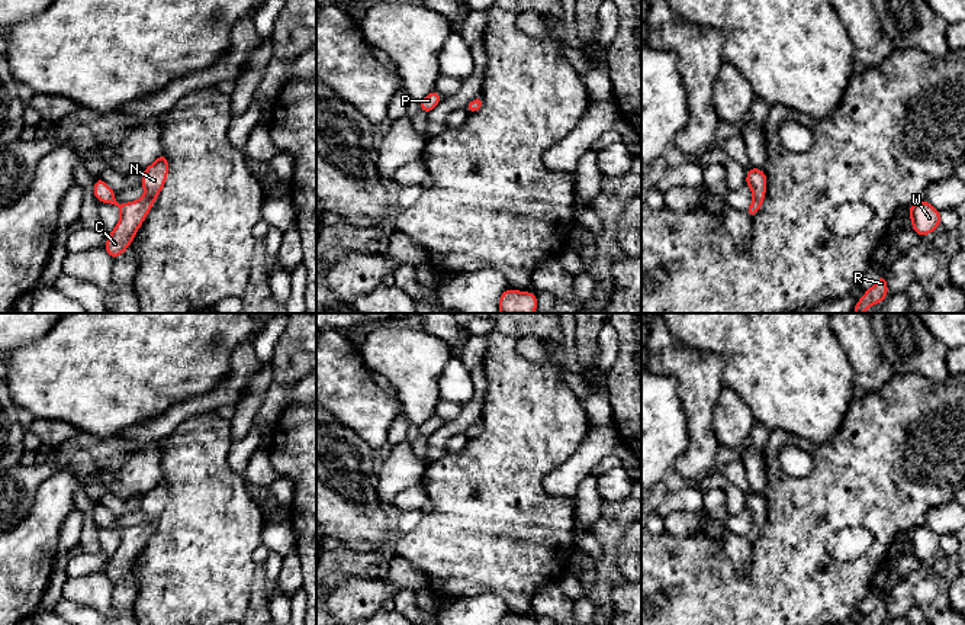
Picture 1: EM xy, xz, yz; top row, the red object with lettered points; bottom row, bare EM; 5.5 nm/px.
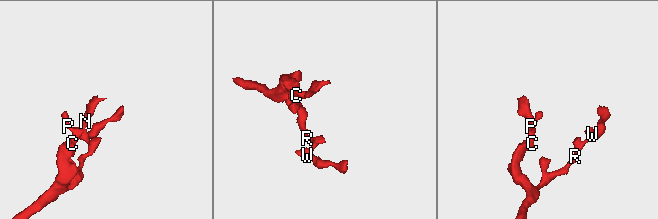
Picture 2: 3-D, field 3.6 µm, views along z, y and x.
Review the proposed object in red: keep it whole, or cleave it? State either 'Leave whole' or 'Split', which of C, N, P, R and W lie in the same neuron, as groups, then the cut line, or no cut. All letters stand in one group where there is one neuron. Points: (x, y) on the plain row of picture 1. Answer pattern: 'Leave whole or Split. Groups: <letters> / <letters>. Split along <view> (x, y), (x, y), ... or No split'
Leave whole. Groups: C N P R W. No split

